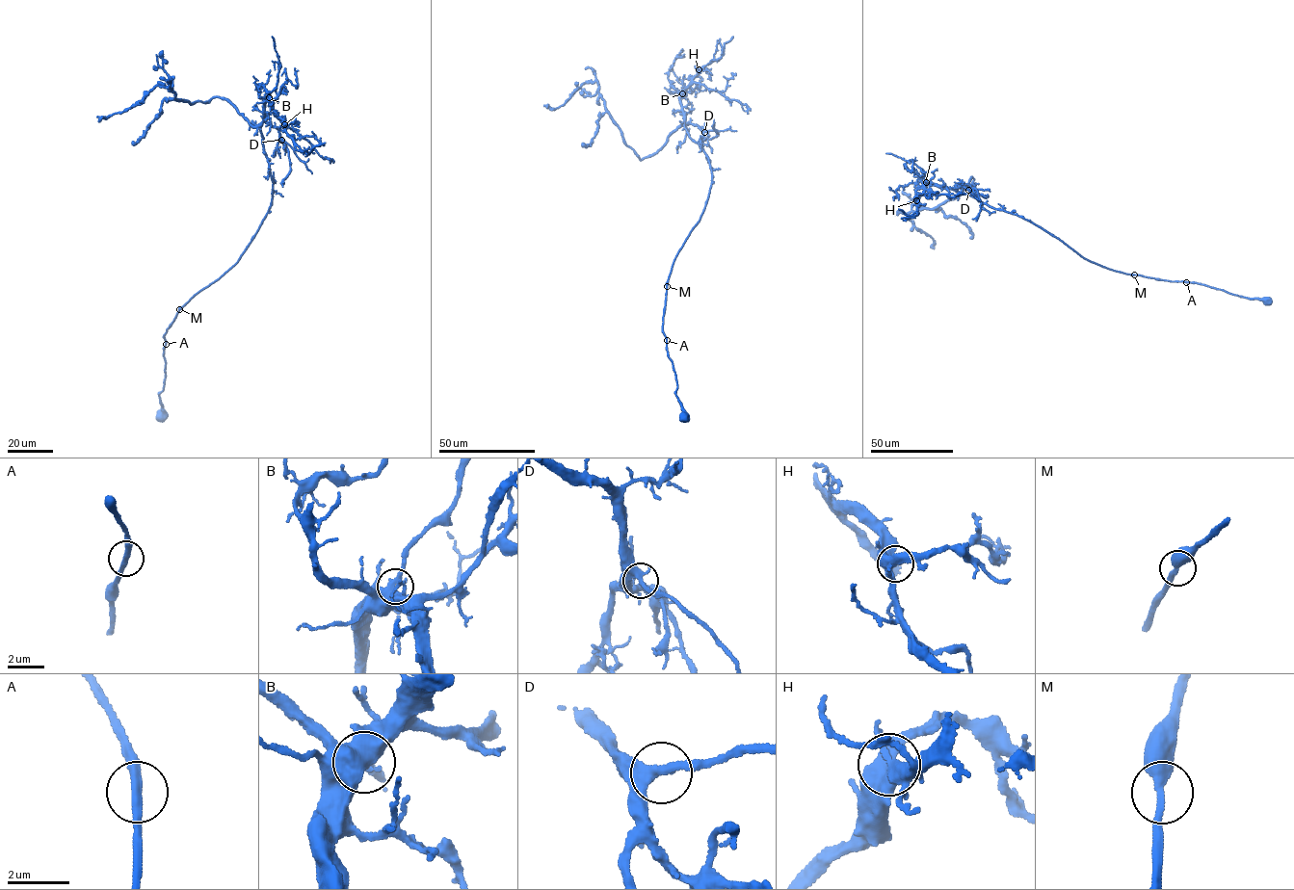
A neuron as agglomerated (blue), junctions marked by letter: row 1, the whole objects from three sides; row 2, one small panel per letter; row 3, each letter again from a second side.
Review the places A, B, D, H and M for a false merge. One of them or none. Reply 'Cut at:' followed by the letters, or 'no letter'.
Cut at: no letter

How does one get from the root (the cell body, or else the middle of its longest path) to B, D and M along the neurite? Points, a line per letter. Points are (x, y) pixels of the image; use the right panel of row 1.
B: (1268, 300), (1108, 269), (1084, 258), (1020, 217), (926, 182)
D: (1268, 300), (1108, 269), (1084, 258), (1029, 221), (955, 189), (968, 190)
M: (1268, 300), (1239, 296), (1196, 283), (1135, 274)

